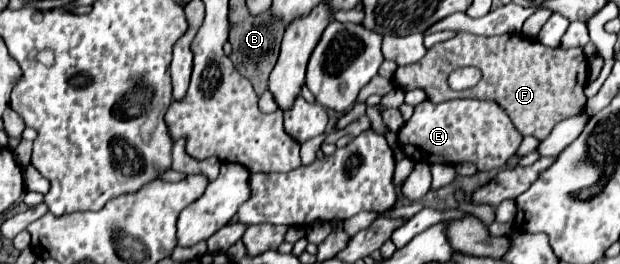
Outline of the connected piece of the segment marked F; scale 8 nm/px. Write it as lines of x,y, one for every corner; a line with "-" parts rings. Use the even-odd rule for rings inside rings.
457,32
451,40
439,42
427,50
427,54
409,66
397,68
397,86
407,92
413,88
423,88
427,98
433,102
445,102
453,98
479,98
497,102
513,126
523,136
535,136
545,140
557,122
577,116
585,104
585,84
587,84
587,56
583,48
547,48
537,40
527,40
519,34
503,36
475,36
467,32
-
463,66
475,66
483,72
477,86
465,92
455,92
447,84
447,76

